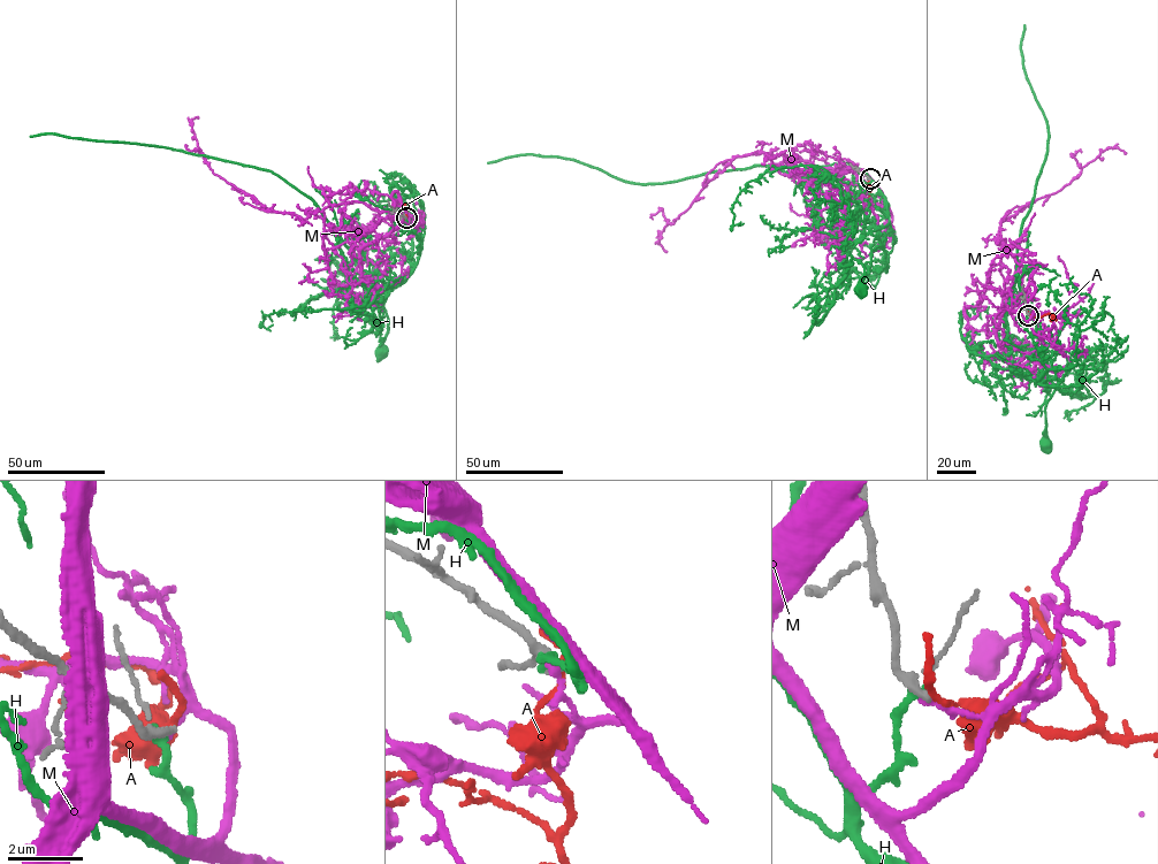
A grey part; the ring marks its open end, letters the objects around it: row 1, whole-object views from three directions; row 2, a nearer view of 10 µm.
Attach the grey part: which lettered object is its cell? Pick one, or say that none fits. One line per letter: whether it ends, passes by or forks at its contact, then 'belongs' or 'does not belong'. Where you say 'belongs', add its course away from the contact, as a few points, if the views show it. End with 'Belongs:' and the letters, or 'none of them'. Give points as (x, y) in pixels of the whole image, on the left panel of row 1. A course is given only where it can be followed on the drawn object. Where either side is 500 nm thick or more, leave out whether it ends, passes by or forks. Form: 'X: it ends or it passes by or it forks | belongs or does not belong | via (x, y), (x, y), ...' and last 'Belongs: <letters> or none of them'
A: it passes by | does not belong
H: it ends | does not belong
M: it ends | does not belong
Belongs: none of them

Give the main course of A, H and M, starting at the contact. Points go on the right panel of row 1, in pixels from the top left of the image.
A: (1028, 314), (1050, 314), (1056, 320)
H: (1028, 314), (1027, 330), (1046, 371), (1036, 381), (1046, 374), (1054, 387), (1045, 410), (1044, 444)
M: (1028, 315), (1022, 267), (996, 242), (1000, 222), (1069, 184), (1101, 152), (1126, 153)

